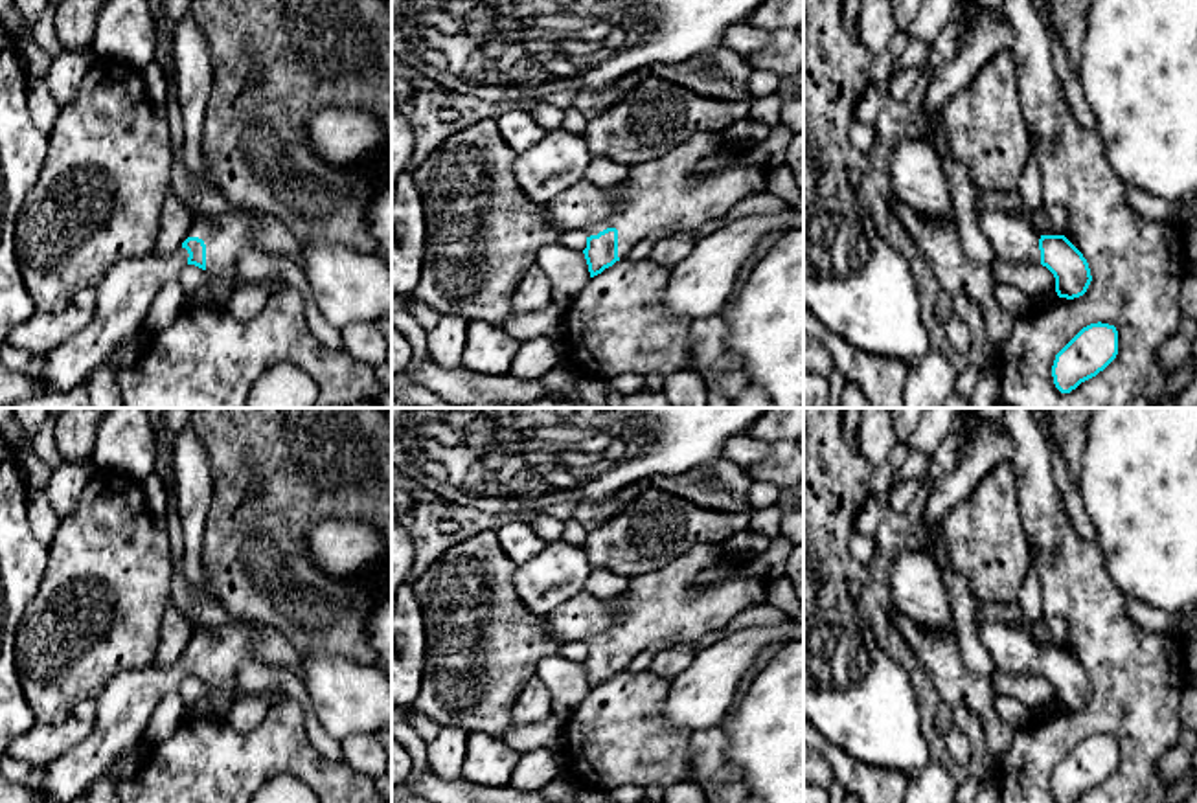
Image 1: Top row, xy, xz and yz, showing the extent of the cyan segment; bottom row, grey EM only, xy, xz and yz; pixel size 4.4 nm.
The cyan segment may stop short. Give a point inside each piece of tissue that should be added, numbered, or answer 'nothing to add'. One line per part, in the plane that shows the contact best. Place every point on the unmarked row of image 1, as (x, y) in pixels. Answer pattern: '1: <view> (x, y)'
1: xy (124, 708)

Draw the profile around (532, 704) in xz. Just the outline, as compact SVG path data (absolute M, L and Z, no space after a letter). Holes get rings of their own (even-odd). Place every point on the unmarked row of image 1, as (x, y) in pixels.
M533 676L522 687L511 707L513 724L533 724L550 715L550 691L537 676Z

